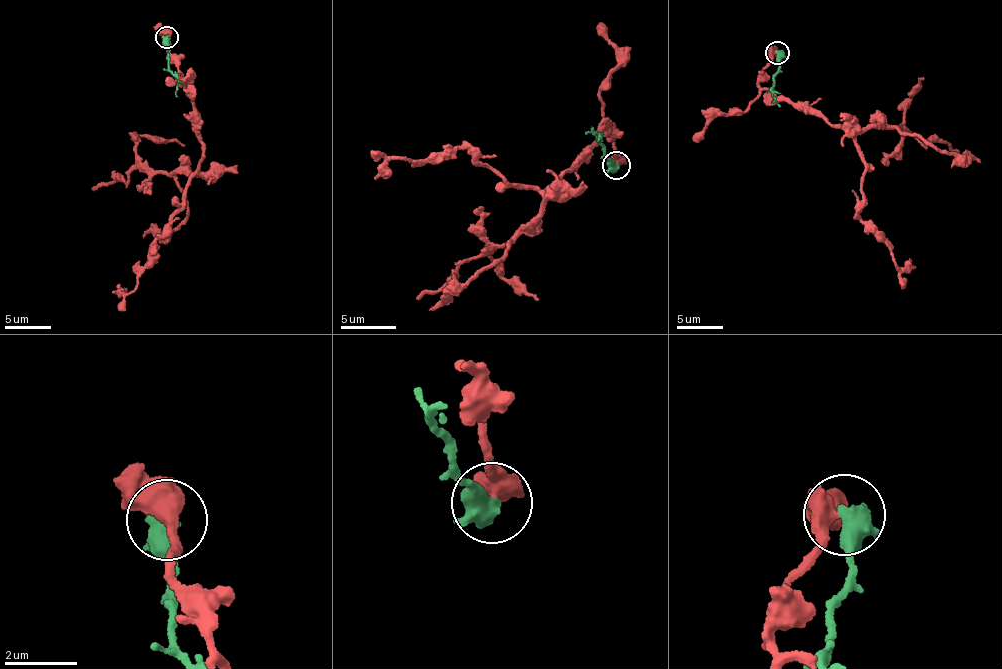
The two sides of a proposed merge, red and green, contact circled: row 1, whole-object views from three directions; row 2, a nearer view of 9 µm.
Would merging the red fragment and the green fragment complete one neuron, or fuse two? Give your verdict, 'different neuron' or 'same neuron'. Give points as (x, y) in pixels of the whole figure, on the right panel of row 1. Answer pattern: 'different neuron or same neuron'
different neuron

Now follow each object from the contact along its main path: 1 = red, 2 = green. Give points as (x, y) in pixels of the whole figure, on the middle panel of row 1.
1: (616, 164), (608, 125), (590, 157), (542, 190), (510, 185), (458, 149), (427, 160), (392, 158), (374, 178)
2: (616, 166), (605, 155), (593, 129), (587, 133)

